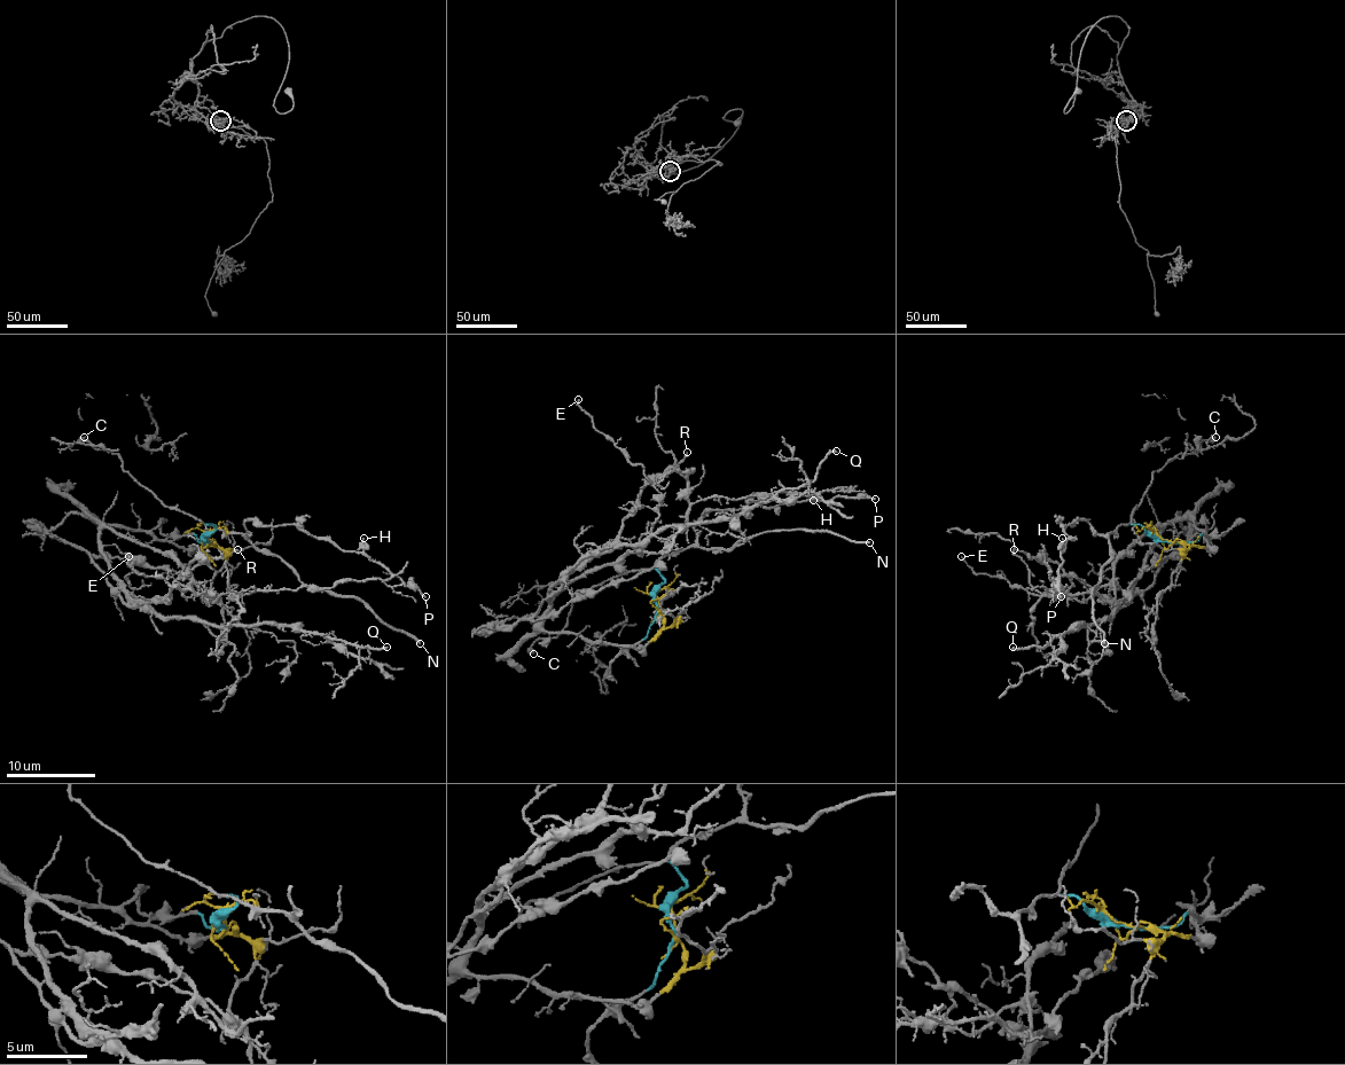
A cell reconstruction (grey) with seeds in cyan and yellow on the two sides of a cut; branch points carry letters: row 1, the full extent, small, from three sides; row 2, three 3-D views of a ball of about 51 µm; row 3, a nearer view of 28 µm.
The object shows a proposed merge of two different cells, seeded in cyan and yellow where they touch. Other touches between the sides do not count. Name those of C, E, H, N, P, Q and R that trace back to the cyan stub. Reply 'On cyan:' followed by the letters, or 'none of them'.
On cyan: C, H, N, P

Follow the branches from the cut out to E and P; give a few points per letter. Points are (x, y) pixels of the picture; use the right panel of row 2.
E: (1166, 541), (1210, 548), (1189, 518), (1160, 523), (1084, 601), (1030, 595), (1006, 579), (978, 574), (961, 556)
P: (1165, 541), (1154, 539), (1142, 527), (1124, 525), (1100, 534), (1084, 521), (1068, 525), (1062, 551), (1062, 597)

